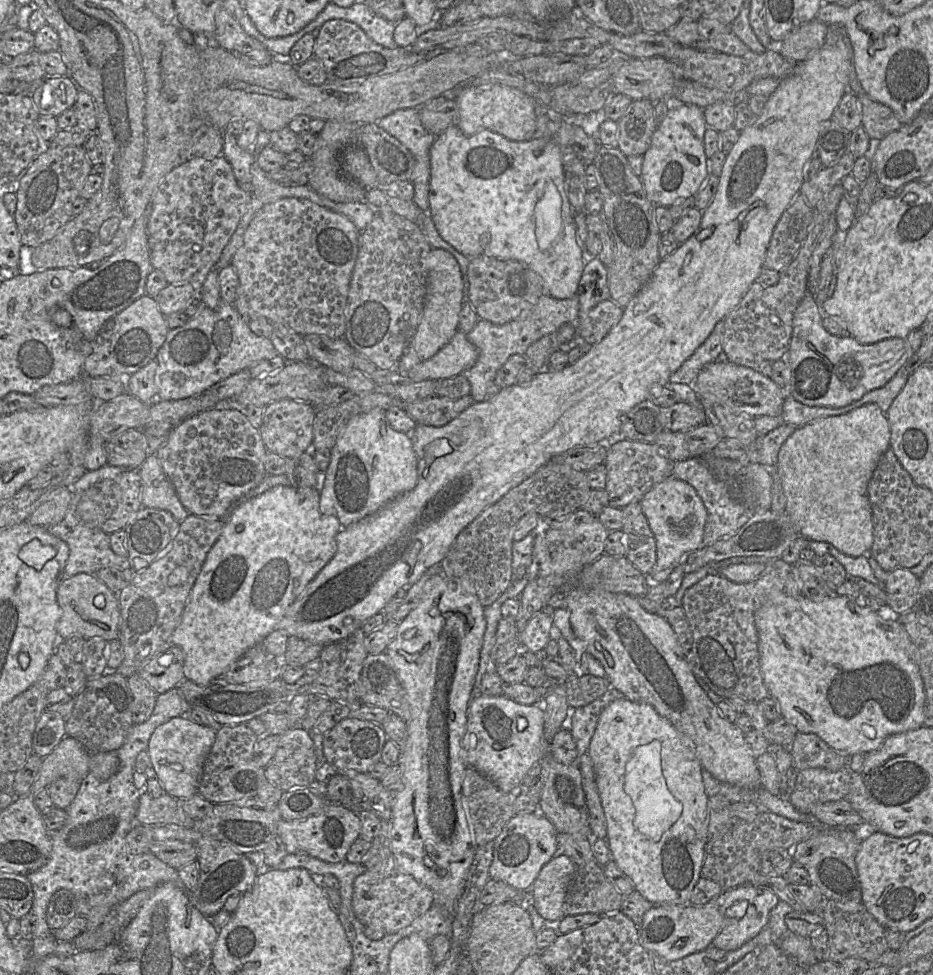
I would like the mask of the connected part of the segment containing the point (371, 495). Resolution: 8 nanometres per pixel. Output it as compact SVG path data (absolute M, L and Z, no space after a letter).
M375 408L353 417L340 432L331 450L330 464L320 489L319 509L322 514L335 516L342 528L377 512L398 496L412 490L417 483L417 459L409 435L395 431L388 423L385 410Z

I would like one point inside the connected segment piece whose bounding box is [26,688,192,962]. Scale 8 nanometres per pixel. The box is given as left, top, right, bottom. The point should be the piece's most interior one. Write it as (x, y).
(89, 856)

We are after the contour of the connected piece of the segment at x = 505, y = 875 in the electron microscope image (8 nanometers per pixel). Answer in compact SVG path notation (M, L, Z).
M515 814L494 840L490 879L505 882L520 891L529 891L542 867L557 850L557 834L553 824L544 816Z

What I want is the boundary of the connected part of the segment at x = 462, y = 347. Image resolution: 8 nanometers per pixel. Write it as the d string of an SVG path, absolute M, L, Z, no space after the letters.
M457 331L449 343L430 359L416 364L406 376L414 382L449 379L463 374L476 363L477 358L477 348L465 333Z

